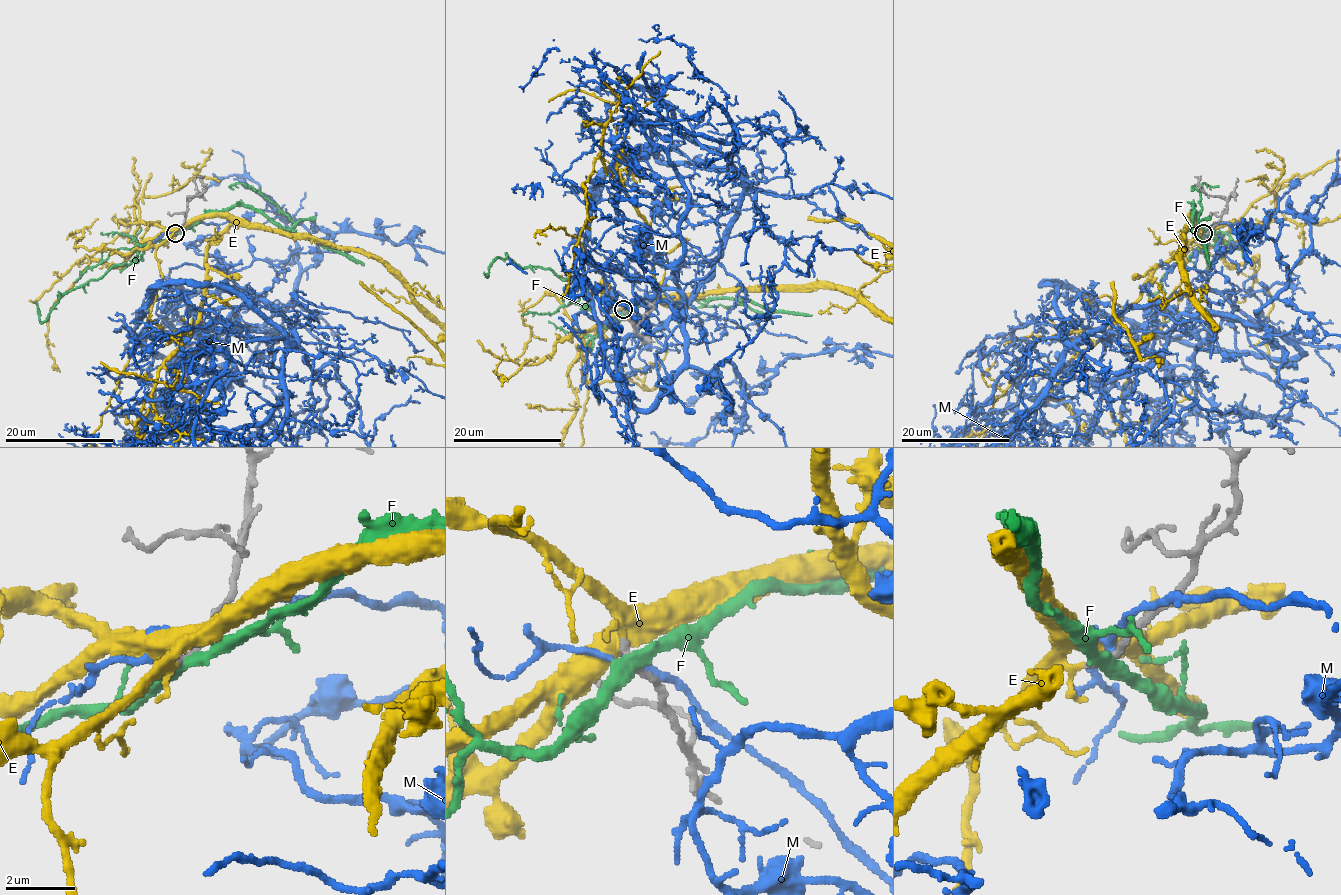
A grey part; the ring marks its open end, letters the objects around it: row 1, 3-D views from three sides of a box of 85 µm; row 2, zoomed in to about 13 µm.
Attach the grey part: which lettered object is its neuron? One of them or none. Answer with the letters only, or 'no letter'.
E

